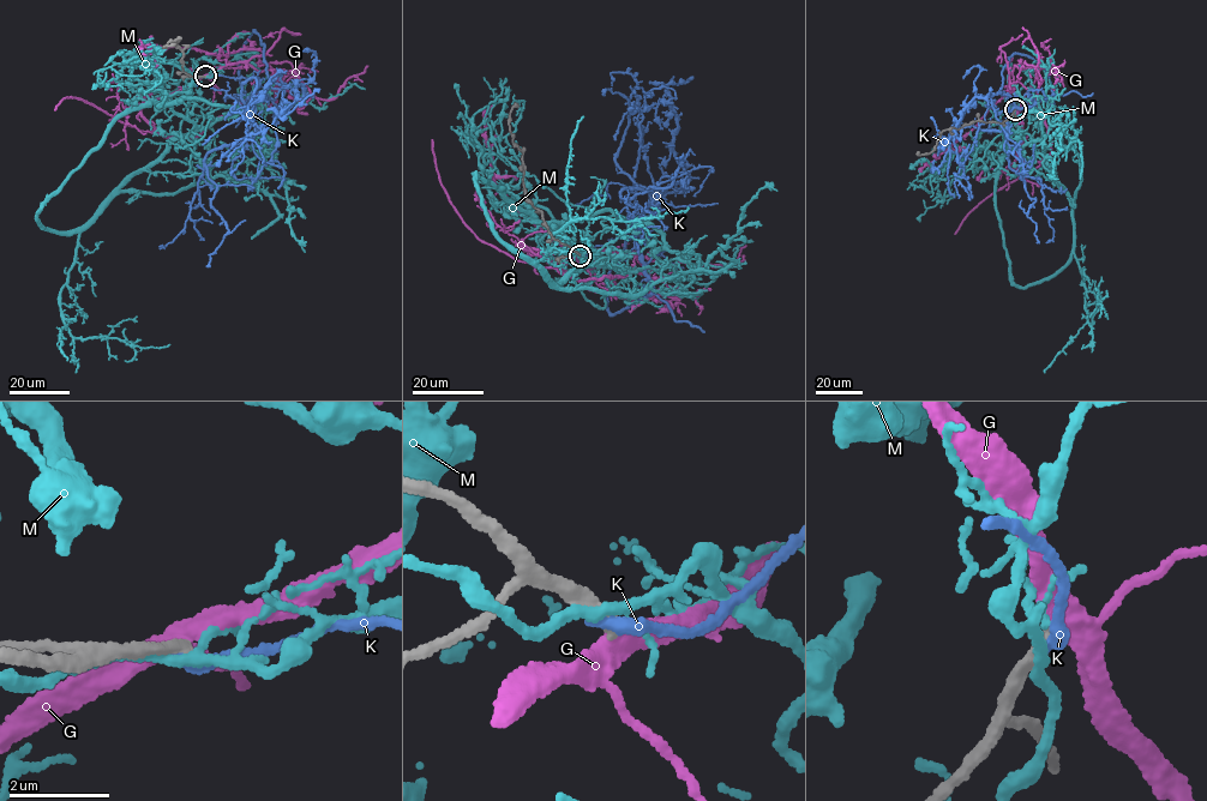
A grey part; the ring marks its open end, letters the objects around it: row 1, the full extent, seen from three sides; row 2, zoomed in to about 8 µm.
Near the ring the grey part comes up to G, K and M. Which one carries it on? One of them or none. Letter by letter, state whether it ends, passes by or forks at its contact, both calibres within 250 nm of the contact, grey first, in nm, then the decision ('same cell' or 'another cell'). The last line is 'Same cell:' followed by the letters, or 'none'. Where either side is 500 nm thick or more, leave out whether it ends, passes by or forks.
G: it forks | 240/360 nm | another cell
K: it ends | 280/300 nm | another cell
M: it forks | 340/170 nm | another cell
Same cell: none

